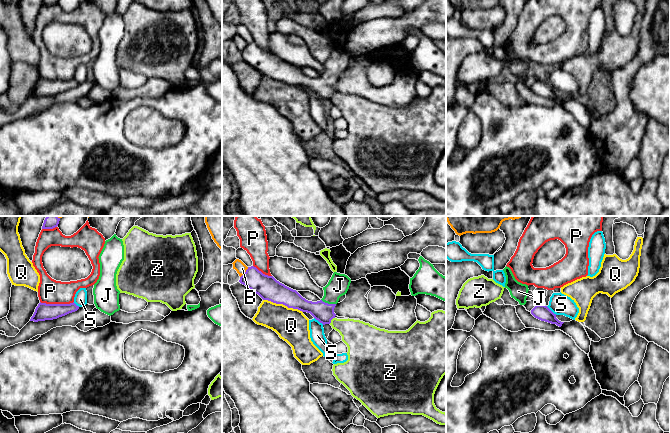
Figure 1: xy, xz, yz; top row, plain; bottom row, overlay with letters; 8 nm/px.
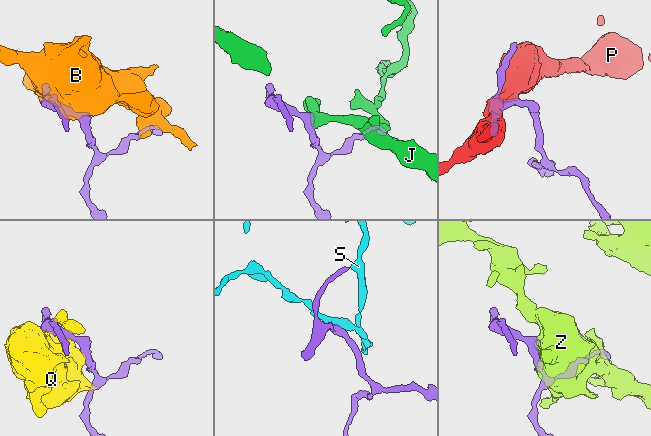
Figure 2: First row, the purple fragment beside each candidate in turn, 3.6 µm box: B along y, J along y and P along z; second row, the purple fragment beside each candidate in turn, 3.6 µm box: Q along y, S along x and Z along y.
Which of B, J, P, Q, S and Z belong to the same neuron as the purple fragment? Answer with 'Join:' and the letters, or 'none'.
Join: J

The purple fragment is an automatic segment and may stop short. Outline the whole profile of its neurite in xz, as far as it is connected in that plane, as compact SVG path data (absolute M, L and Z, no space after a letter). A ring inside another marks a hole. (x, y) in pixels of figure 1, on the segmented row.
M254 266L248 267L239 282L258 294L263 300L310 313L325 325L330 324L331 320L335 318L334 308L339 298L347 293L351 279L345 274L334 272L328 284L323 287L323 298L317 302L306 300L296 290L280 283L273 276L263 274Z

